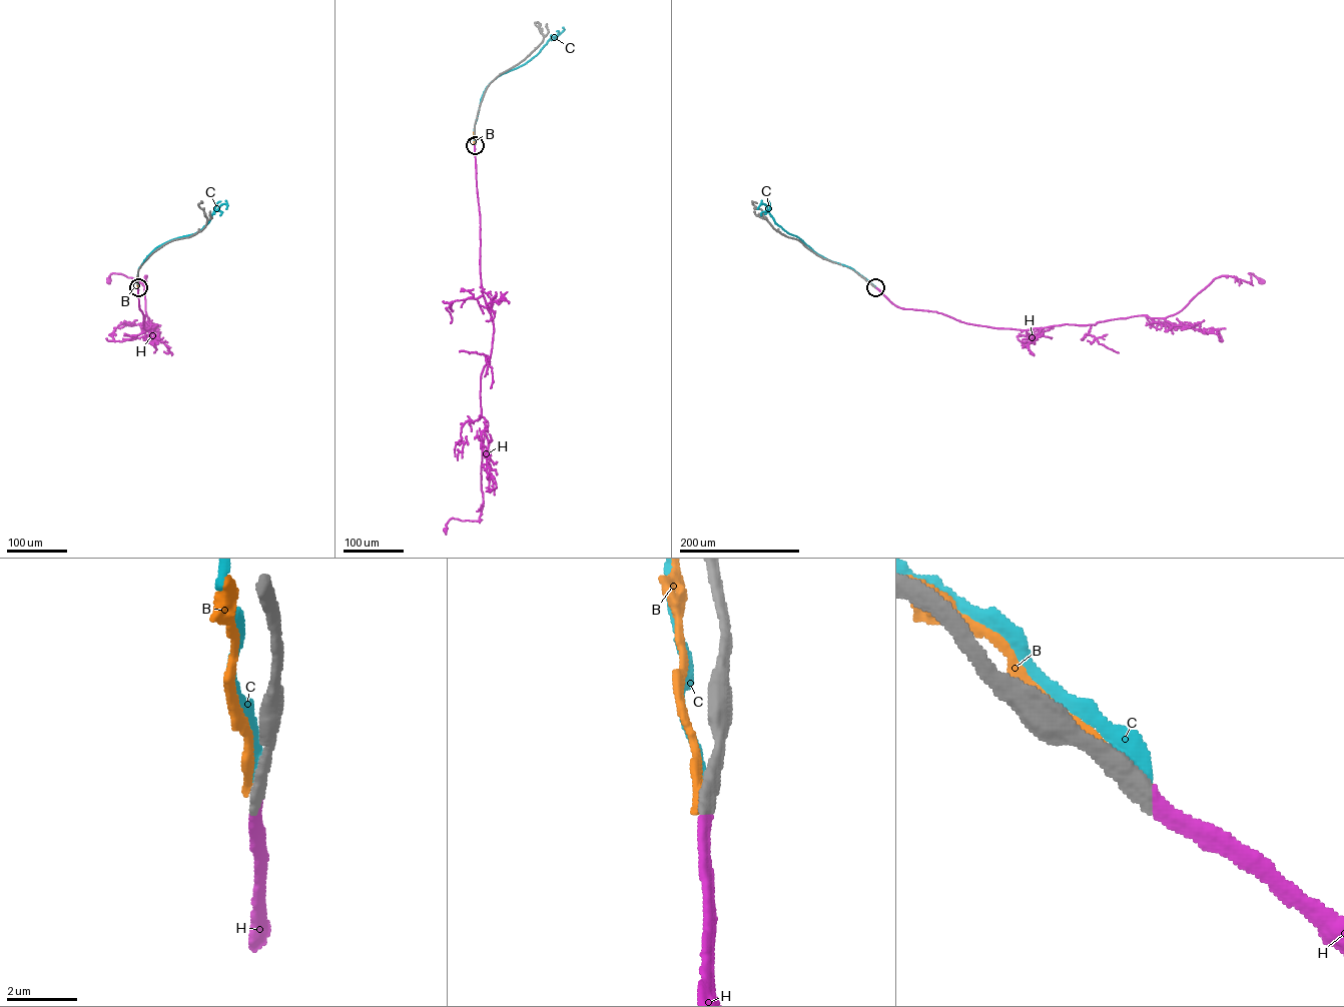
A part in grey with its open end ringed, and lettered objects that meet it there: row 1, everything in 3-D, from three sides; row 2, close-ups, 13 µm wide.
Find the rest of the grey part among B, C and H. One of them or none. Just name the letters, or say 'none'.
H

